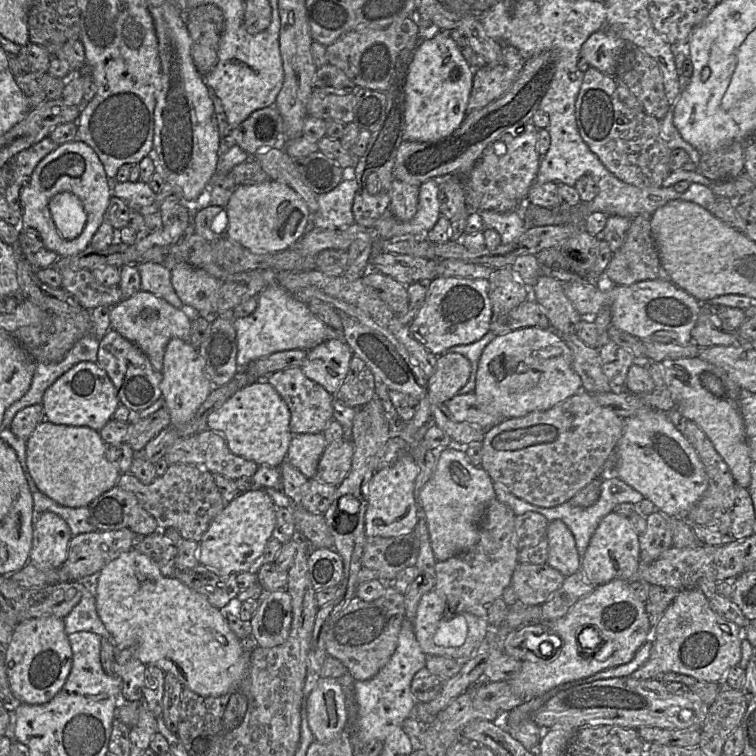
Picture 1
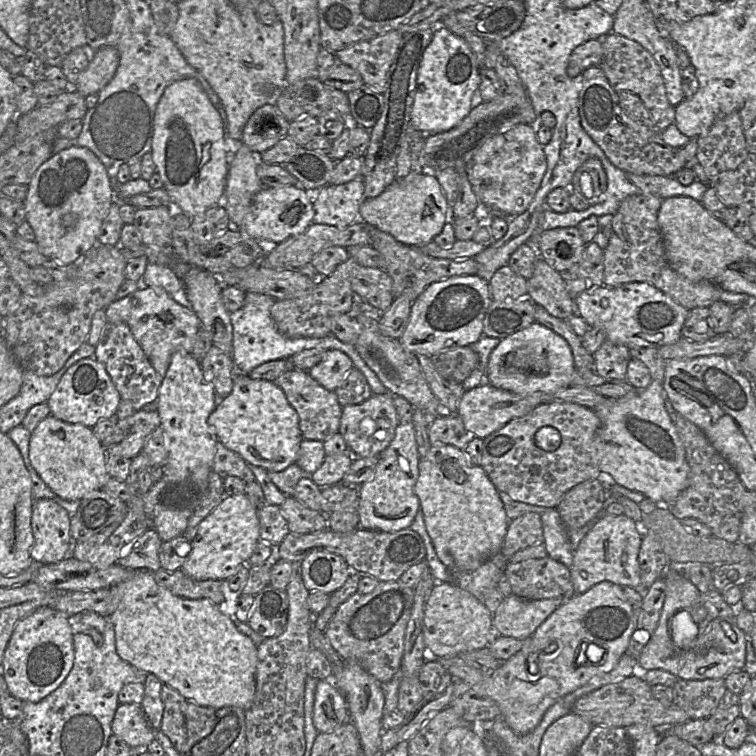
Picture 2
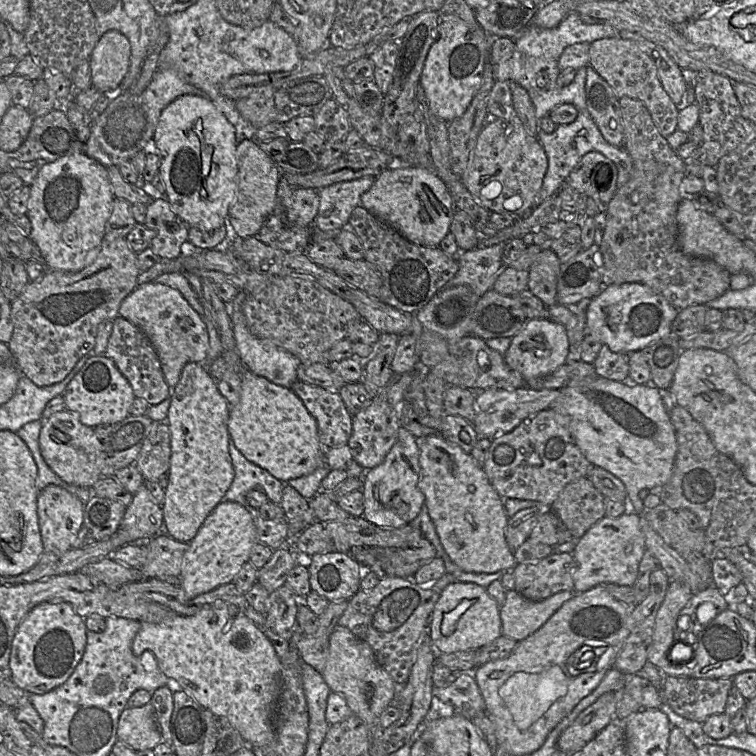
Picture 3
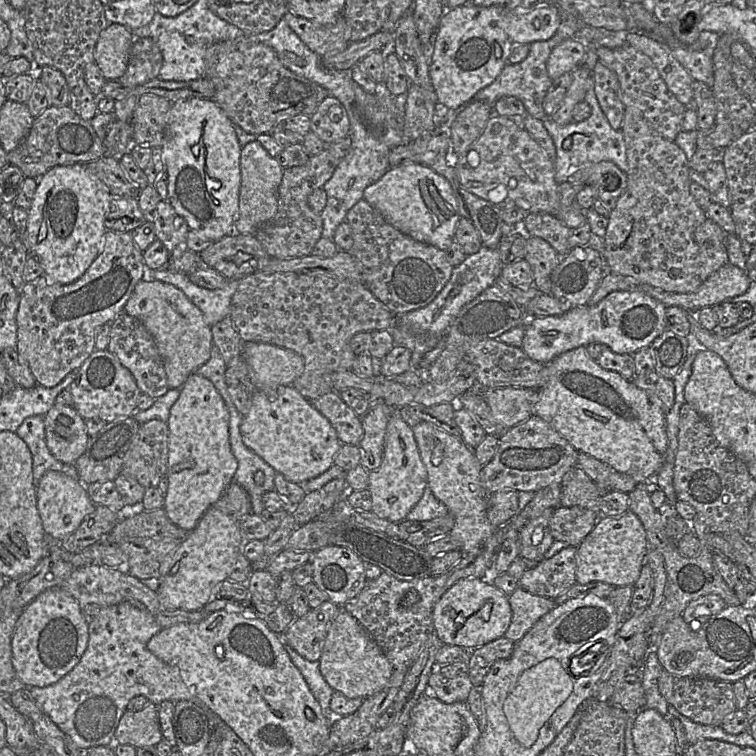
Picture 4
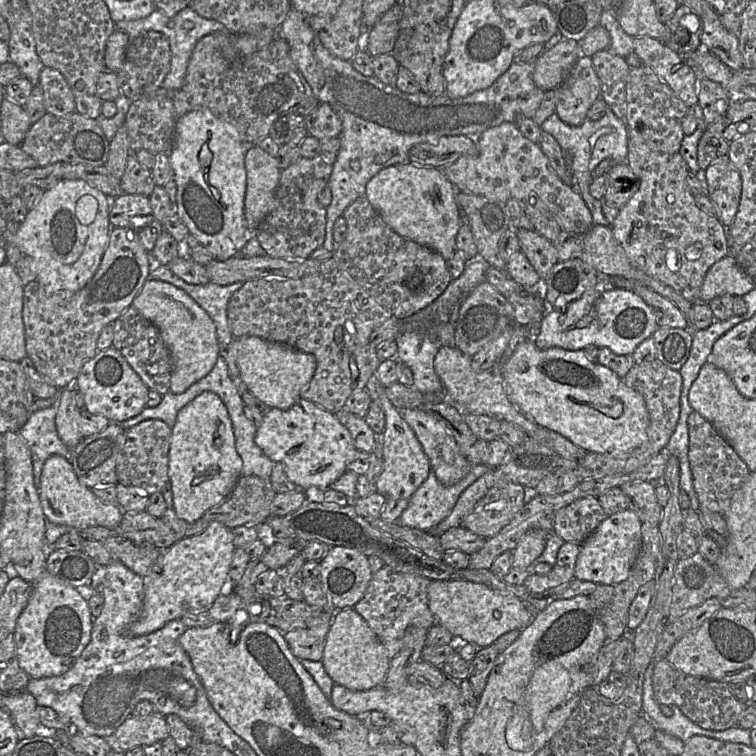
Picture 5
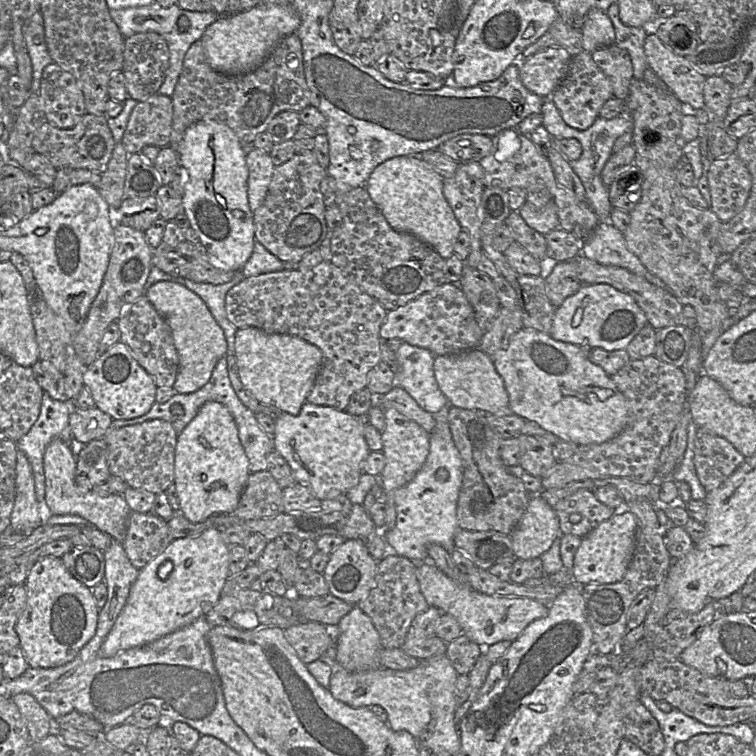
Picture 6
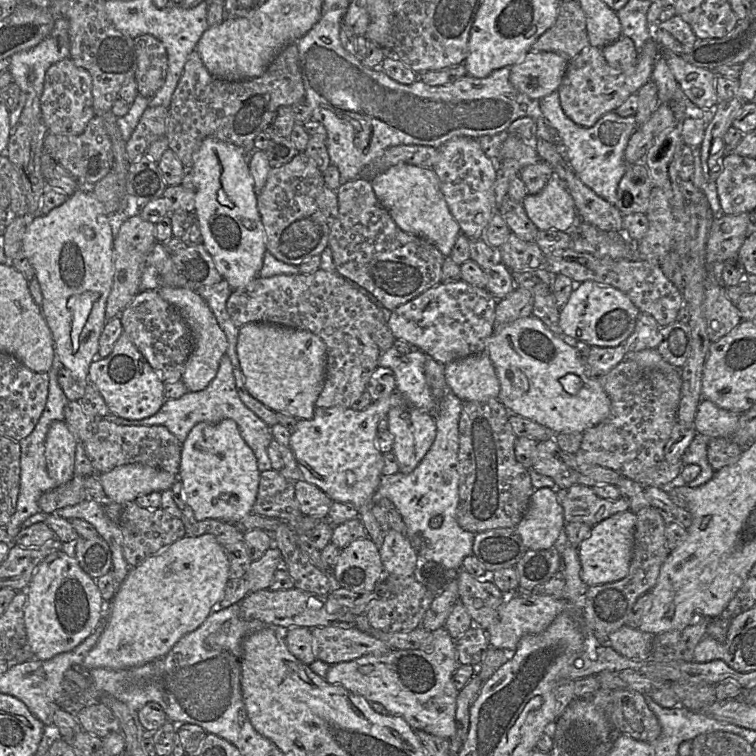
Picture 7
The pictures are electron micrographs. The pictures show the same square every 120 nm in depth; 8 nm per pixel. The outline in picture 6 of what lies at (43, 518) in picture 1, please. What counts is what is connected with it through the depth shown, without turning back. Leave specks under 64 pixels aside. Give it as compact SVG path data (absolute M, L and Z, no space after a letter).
M59 438L53 439L44 453L45 515L78 515L90 525L108 534L119 542L123 542L127 532L127 522L131 510L122 494L110 494L100 497L92 490L82 490L75 481L76 456L69 443Z

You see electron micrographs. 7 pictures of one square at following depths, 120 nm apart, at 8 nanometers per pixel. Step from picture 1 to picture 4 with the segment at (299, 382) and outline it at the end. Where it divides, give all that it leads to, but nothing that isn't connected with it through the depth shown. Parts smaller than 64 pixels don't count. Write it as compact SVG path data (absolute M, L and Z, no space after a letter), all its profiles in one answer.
M331 391L311 404L330 421L341 443L359 446L364 435L361 417L346 405L340 392Z

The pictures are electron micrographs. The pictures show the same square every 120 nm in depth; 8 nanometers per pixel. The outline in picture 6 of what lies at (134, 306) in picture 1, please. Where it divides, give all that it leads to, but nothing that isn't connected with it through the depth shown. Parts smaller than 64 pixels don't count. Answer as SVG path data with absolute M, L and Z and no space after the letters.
M159 281L145 291L145 296L165 320L176 348L179 369L173 388L178 394L190 394L208 383L218 361L227 354L227 340L206 303L185 286Z

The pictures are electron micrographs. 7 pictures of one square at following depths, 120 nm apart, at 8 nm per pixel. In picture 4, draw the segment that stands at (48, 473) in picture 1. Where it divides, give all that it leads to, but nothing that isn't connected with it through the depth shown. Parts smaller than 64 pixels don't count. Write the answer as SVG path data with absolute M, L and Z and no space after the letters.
M54 404L44 416L44 424L51 454L62 463L74 464L88 445L85 420L73 407Z

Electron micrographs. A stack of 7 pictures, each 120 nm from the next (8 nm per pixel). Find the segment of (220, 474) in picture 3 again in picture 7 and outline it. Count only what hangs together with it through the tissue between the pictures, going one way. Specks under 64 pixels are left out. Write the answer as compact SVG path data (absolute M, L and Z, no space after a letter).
M232 419L197 423L182 443L178 479L183 485L186 504L198 521L217 519L235 523L249 515L257 497L260 473L254 452L241 437L238 425Z

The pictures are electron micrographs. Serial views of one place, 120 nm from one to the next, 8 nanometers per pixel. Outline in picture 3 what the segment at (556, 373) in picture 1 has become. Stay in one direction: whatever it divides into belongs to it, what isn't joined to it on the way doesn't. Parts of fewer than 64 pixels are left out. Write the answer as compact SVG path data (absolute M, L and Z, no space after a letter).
M549 318L528 320L524 328L511 338L511 344L503 356L507 365L519 372L525 380L535 380L550 374L568 360L567 329Z

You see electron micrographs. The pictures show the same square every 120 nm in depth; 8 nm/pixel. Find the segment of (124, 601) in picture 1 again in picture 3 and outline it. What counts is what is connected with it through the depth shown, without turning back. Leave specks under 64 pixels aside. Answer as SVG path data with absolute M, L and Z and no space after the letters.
M216 602L192 616L174 614L159 623L143 622L133 640L132 652L140 656L146 650L155 655L158 670L170 679L171 685L180 687L204 709L227 718L248 746L262 747L273 741L281 661L271 641L237 606L230 602Z

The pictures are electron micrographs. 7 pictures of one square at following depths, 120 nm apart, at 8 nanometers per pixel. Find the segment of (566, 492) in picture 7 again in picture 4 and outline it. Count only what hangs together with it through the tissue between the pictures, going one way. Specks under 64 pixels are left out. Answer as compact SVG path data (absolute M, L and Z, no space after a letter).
M559 505L549 521L549 530L554 540L562 541L568 546L578 547L591 532L600 514L579 506L564 507Z

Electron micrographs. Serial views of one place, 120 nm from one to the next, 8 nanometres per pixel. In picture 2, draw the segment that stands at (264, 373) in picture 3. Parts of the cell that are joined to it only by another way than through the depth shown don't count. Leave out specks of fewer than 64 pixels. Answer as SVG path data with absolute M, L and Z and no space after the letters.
M246 292L243 306L230 313L231 324L233 327L233 354L232 359L235 366L243 373L250 373L259 365L273 360L289 359L291 356L305 349L336 349L349 356L353 365L358 368L366 377L371 388L372 394L385 394L387 389L381 383L377 375L361 358L355 347L351 344L340 341L332 333L323 338L286 338L277 329L275 321L271 316L271 308L276 299L273 297L256 292Z

